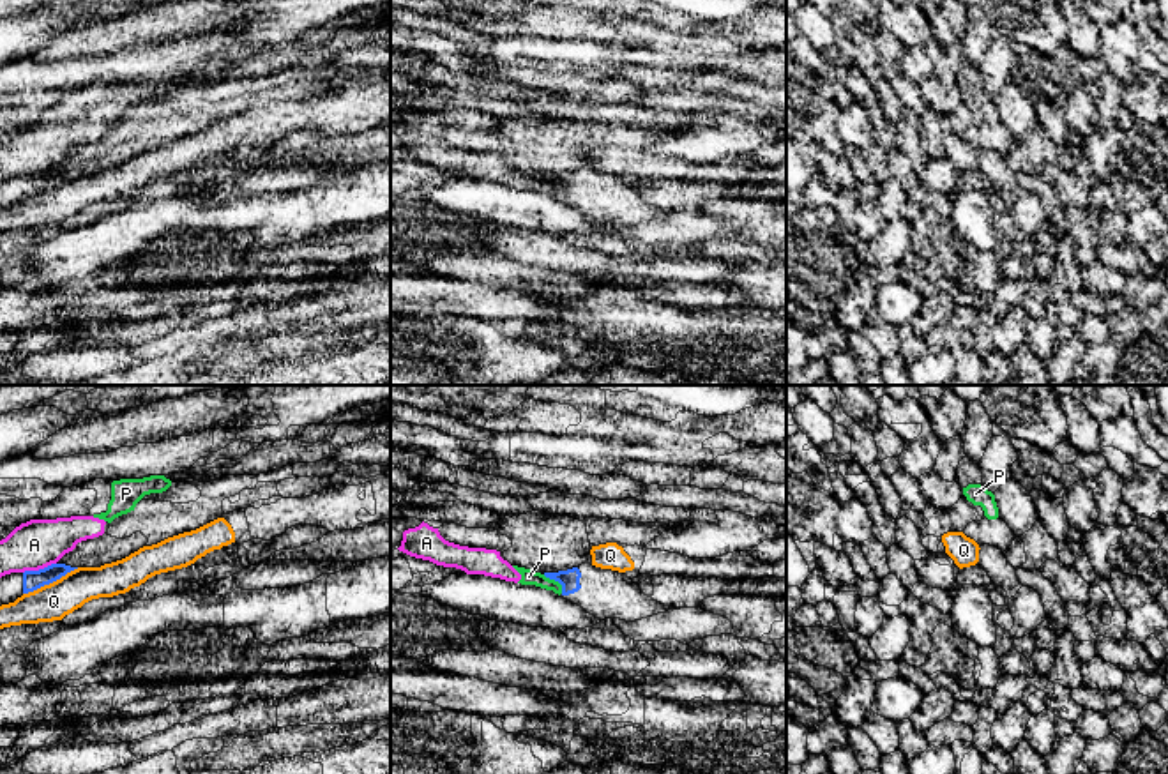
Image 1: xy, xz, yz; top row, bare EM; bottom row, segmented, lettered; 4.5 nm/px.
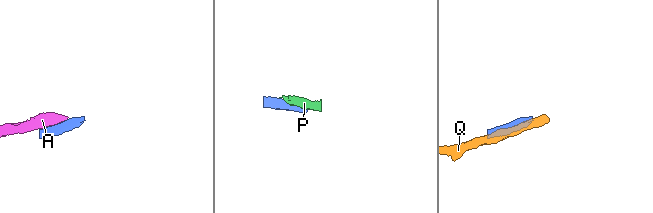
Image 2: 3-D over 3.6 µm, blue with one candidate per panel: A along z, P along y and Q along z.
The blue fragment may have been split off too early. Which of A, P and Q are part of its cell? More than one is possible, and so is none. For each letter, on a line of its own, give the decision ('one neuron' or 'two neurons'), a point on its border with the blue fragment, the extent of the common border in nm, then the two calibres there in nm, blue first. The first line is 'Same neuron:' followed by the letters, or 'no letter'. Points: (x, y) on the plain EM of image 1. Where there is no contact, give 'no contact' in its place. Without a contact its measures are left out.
Same neuron: no letter
A: two neurons | xy (39, 174) | 160 nm | 90/220 nm
P: two neurons | xz (555, 184) | 130 nm | 90/70 nm
Q: two neurons | xy (50, 186) | 280 nm | 90/170 nm

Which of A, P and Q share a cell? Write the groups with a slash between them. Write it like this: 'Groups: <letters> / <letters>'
Groups: A P / Q

